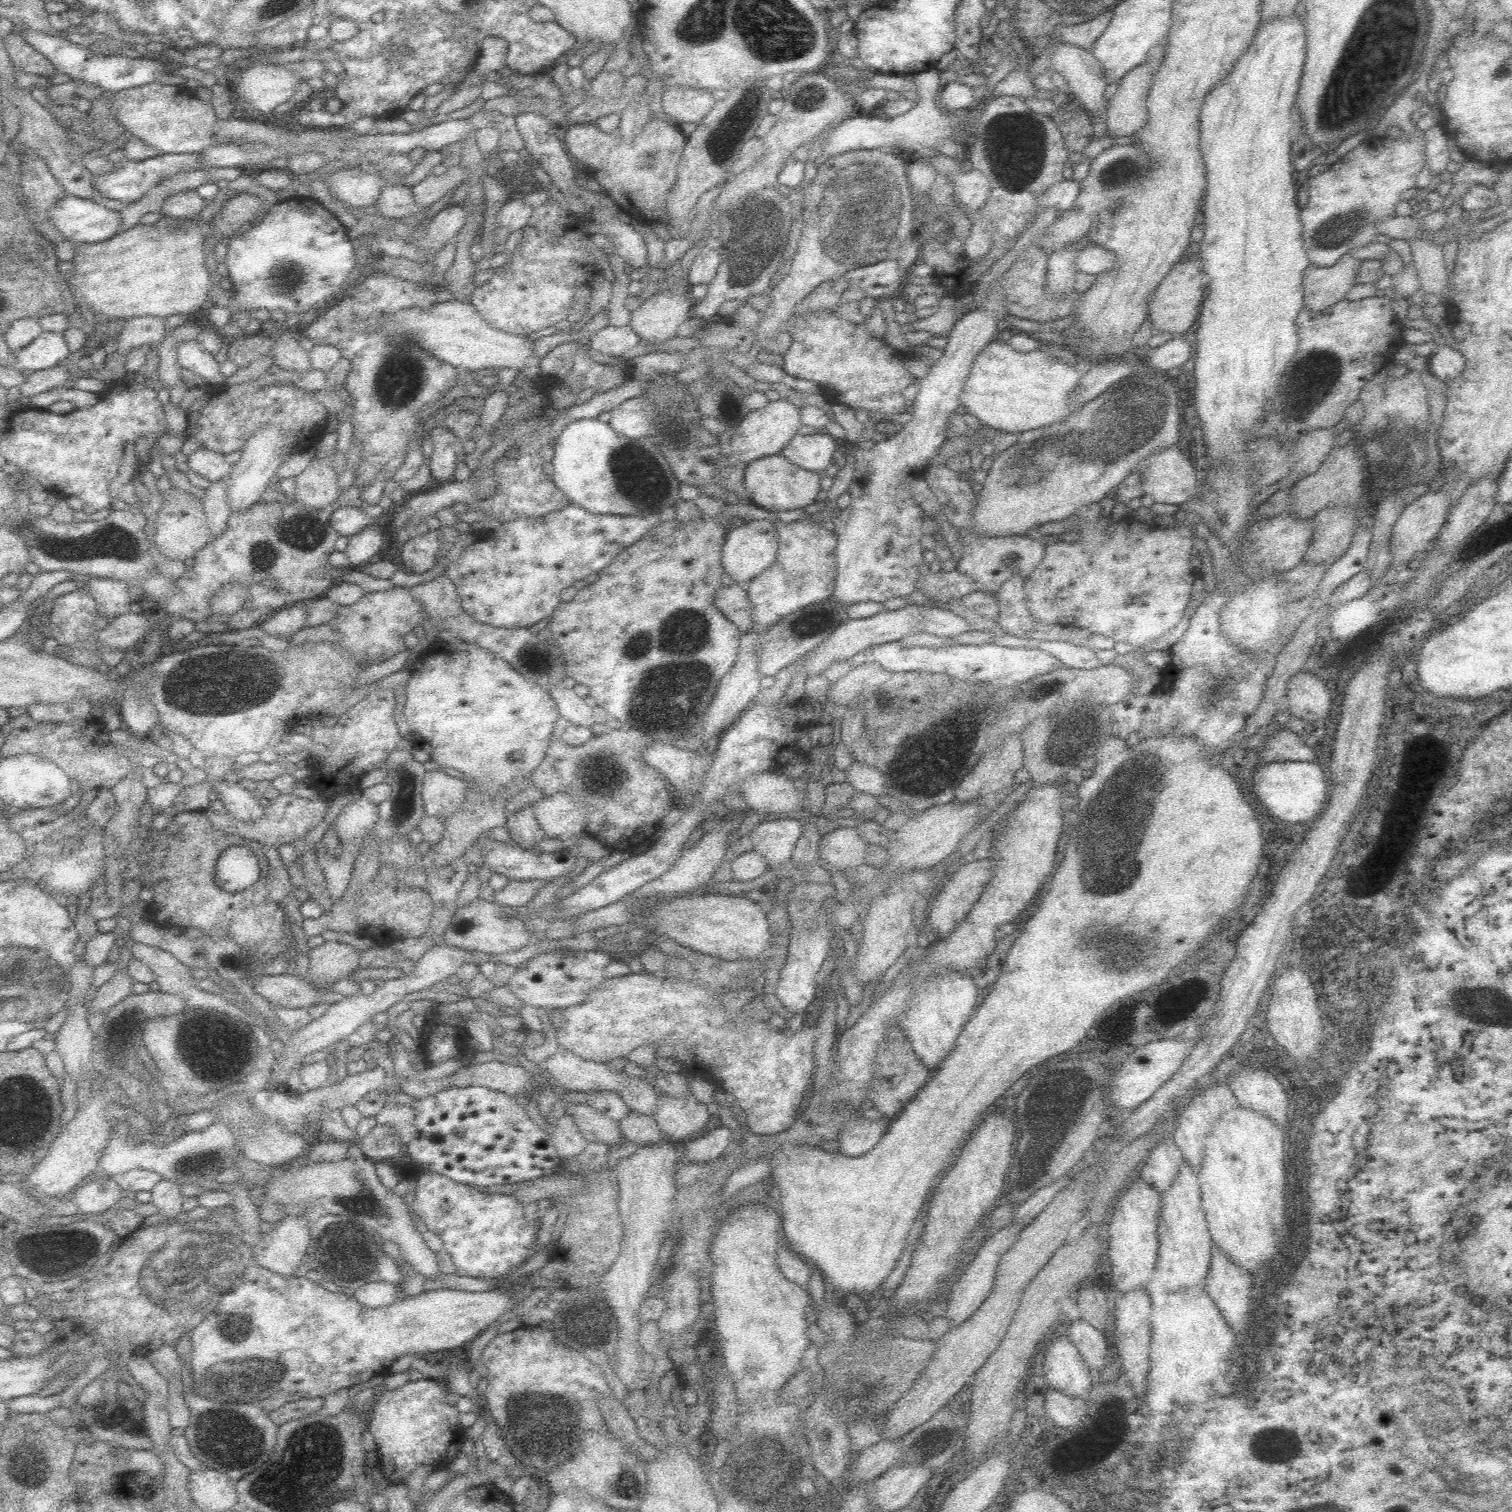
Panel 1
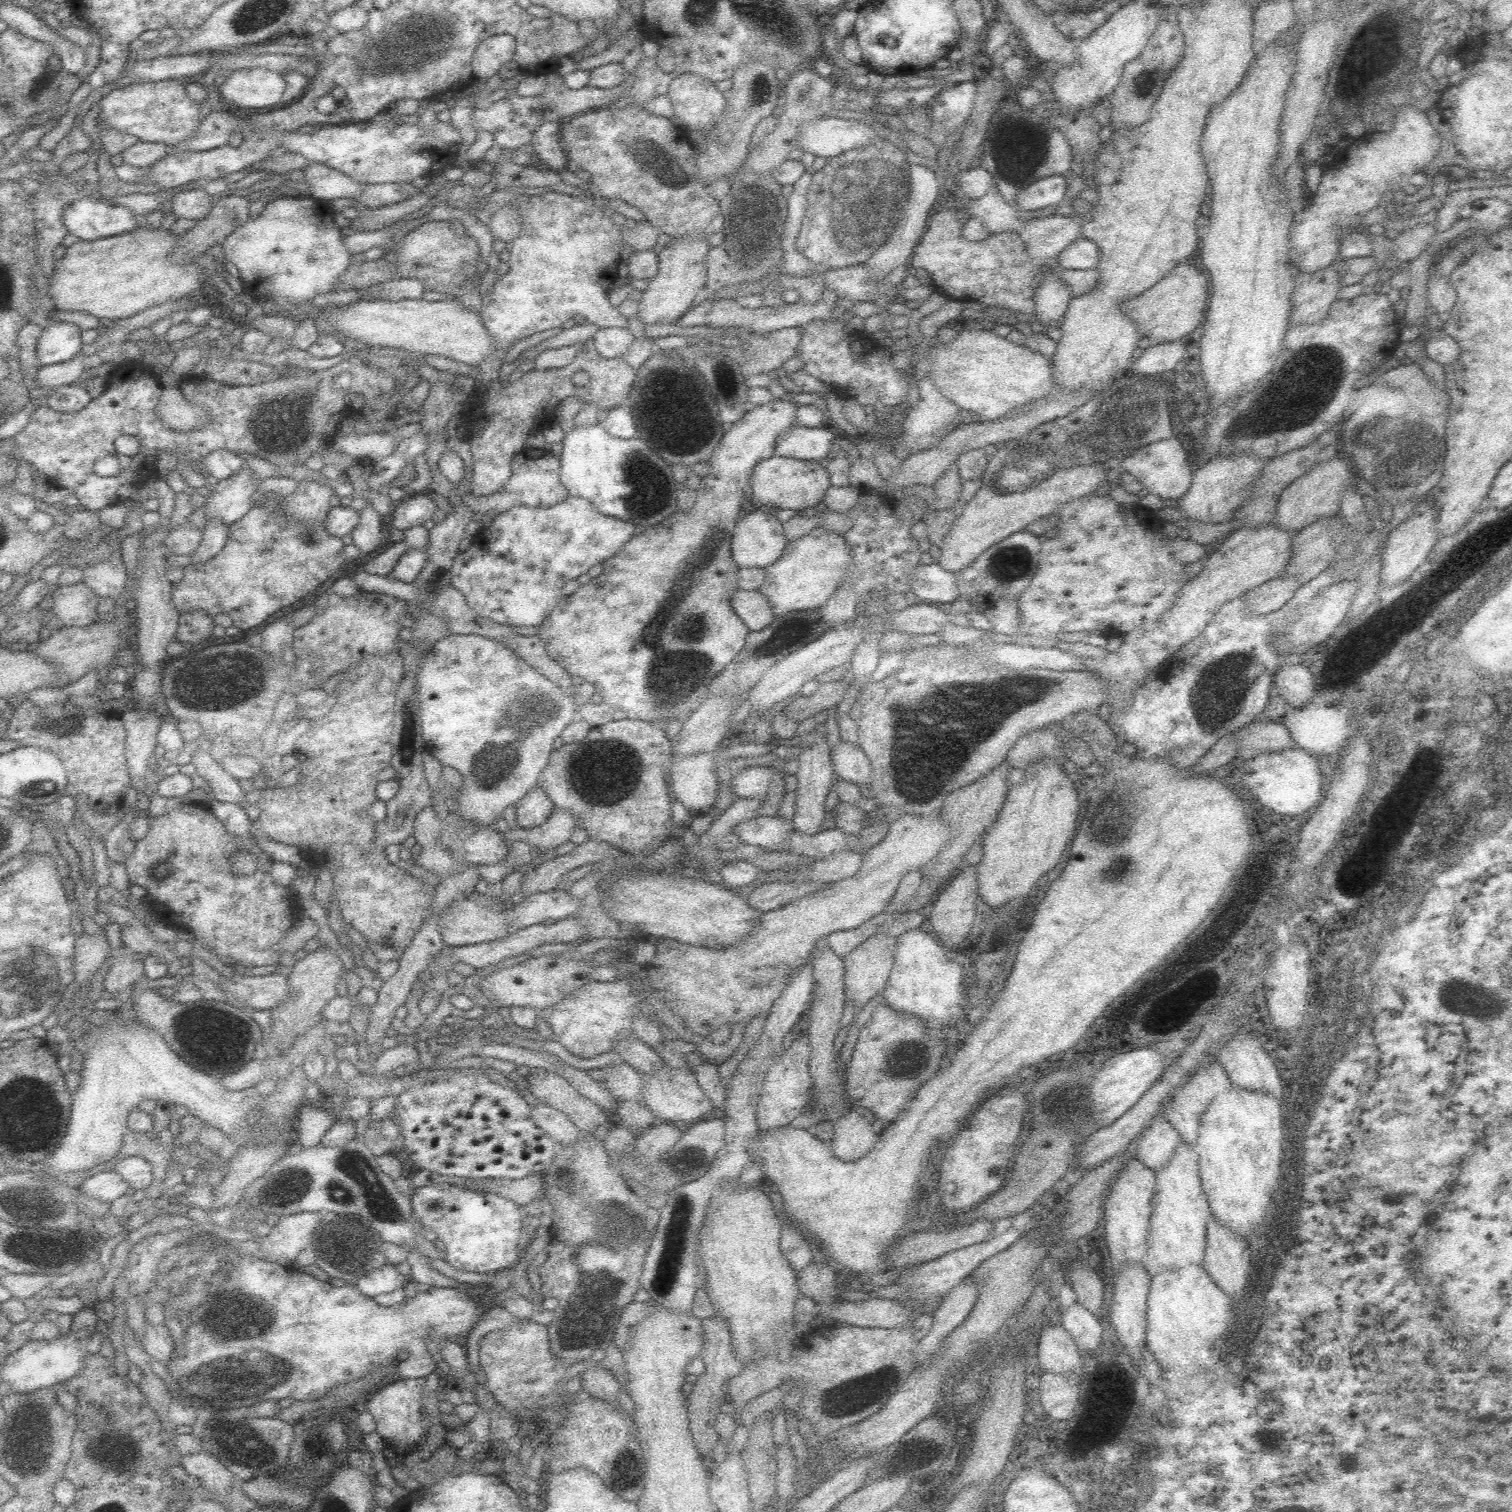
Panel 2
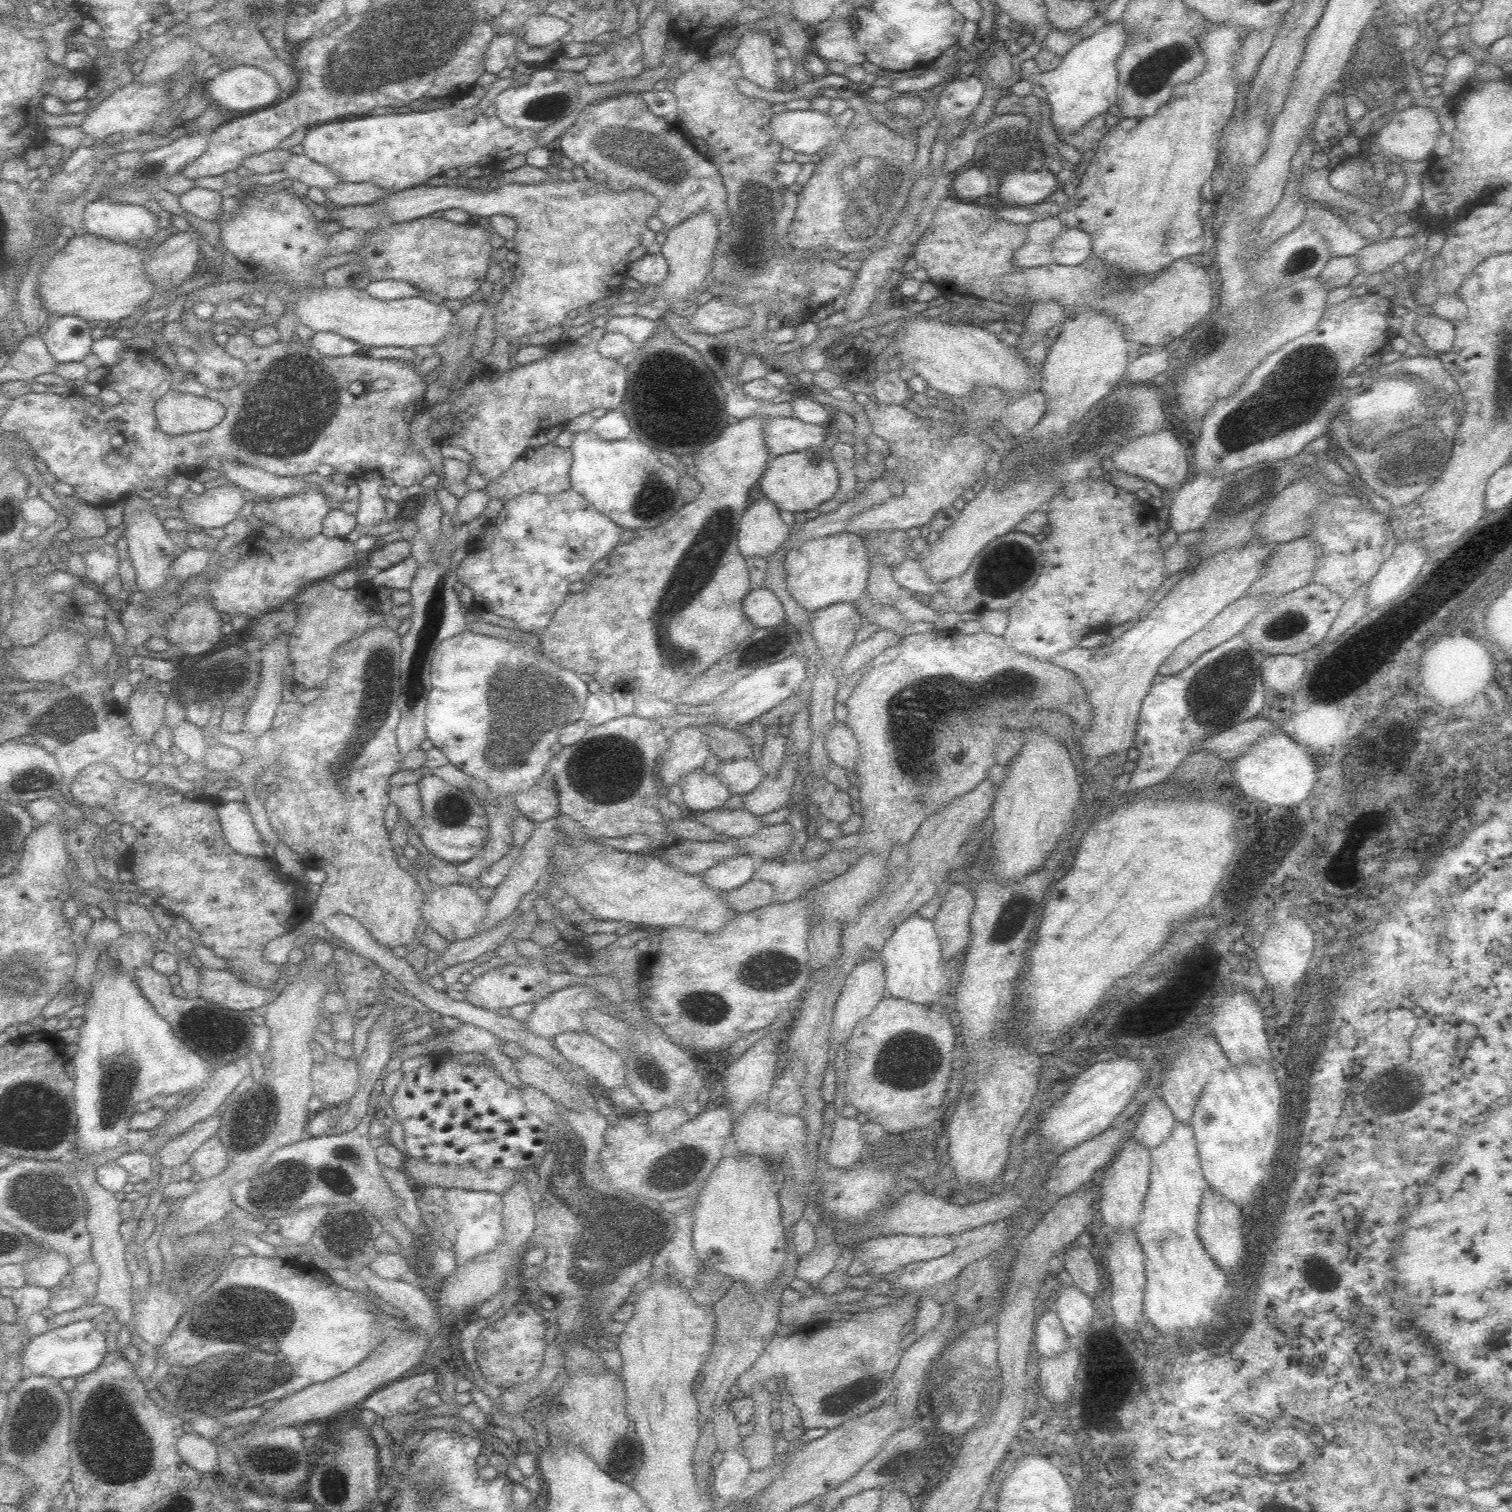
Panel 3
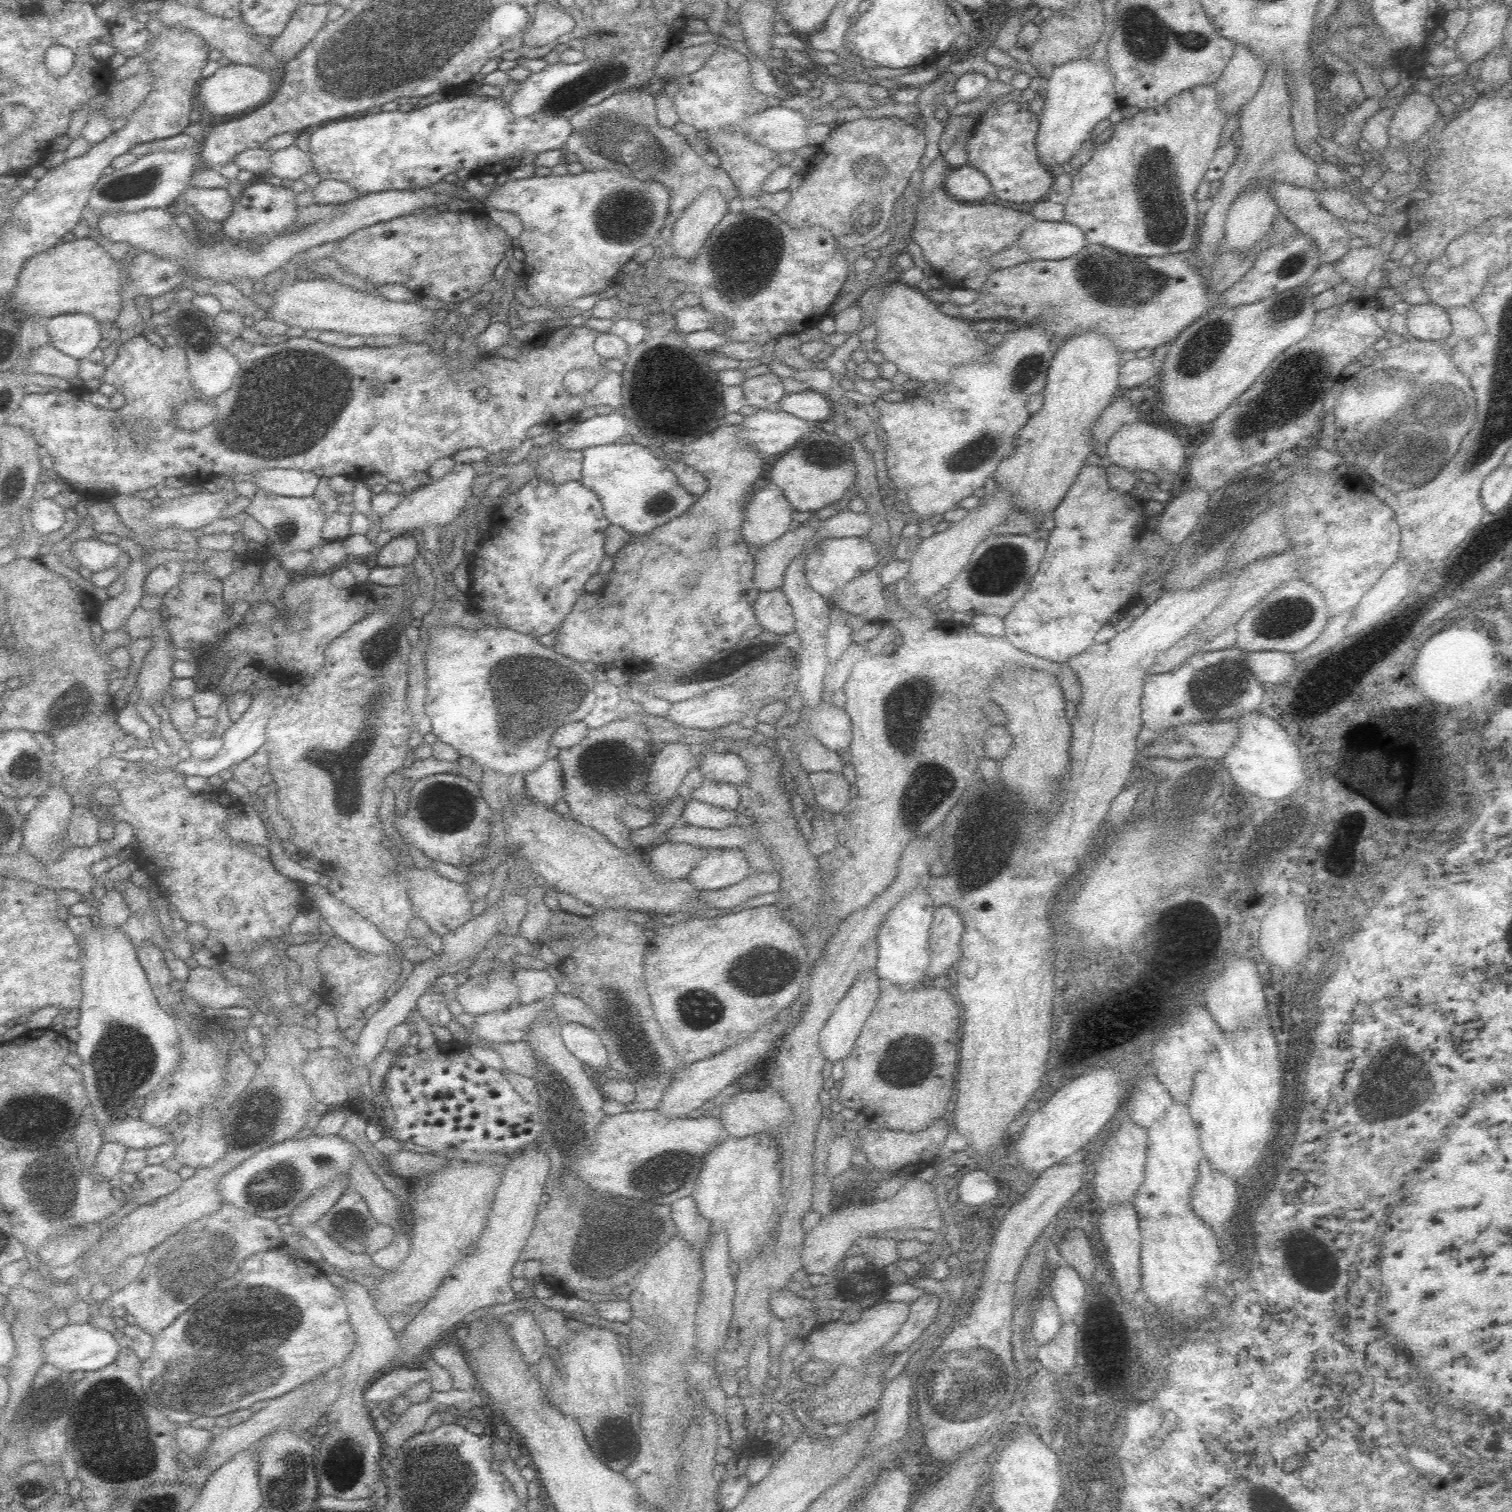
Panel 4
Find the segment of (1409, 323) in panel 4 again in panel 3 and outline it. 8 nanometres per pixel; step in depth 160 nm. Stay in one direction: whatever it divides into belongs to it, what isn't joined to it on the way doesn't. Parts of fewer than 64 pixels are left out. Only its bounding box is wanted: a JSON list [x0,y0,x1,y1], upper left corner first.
[1415,314,1454,352]

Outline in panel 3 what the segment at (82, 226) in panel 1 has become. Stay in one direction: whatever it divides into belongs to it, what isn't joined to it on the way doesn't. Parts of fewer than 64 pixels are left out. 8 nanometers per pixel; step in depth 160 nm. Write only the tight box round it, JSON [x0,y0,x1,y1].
[82,198,164,242]

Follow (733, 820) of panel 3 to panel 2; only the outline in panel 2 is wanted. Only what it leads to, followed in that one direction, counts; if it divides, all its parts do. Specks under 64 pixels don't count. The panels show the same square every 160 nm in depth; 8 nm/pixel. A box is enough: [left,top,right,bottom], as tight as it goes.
[734,815,792,851]

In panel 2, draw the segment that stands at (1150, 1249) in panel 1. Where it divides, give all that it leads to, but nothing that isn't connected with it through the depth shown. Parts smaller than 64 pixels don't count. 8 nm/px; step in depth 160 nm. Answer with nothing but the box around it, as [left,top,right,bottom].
[1104,1160,1154,1264]

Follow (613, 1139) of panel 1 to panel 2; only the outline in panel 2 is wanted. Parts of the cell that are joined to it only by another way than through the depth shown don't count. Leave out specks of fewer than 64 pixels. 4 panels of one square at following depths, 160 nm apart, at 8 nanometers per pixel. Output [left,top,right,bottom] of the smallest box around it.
[528,1069,613,1133]

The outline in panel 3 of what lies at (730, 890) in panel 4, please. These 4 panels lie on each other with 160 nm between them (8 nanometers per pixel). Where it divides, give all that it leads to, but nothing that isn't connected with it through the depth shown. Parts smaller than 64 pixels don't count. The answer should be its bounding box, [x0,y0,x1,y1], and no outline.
[724,877,773,912]

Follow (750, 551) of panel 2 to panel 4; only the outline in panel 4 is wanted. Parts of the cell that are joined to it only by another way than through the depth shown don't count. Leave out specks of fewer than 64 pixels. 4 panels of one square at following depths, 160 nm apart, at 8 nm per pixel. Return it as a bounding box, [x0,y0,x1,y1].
[742,480,795,548]

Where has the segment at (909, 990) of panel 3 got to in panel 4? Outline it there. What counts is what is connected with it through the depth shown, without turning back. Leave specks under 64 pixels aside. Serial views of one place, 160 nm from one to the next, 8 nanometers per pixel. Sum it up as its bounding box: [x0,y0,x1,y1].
[876,887,934,986]

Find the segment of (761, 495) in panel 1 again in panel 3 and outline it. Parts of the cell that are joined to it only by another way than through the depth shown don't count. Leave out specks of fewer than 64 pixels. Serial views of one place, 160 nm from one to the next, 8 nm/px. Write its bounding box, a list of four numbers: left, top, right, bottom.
[760,447,838,513]

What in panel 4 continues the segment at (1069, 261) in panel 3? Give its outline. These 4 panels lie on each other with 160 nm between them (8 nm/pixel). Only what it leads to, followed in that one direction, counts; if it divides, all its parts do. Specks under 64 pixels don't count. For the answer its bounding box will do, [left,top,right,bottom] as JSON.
[1018,220,1087,260]

